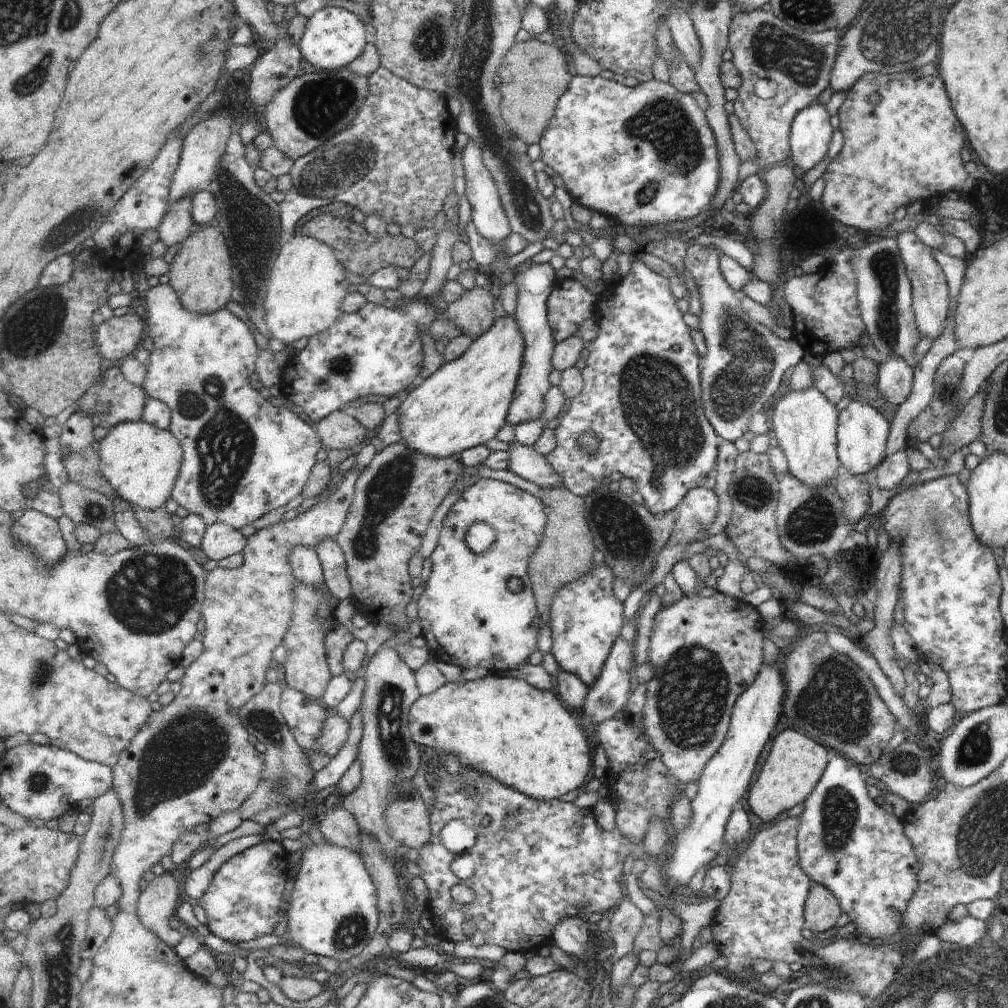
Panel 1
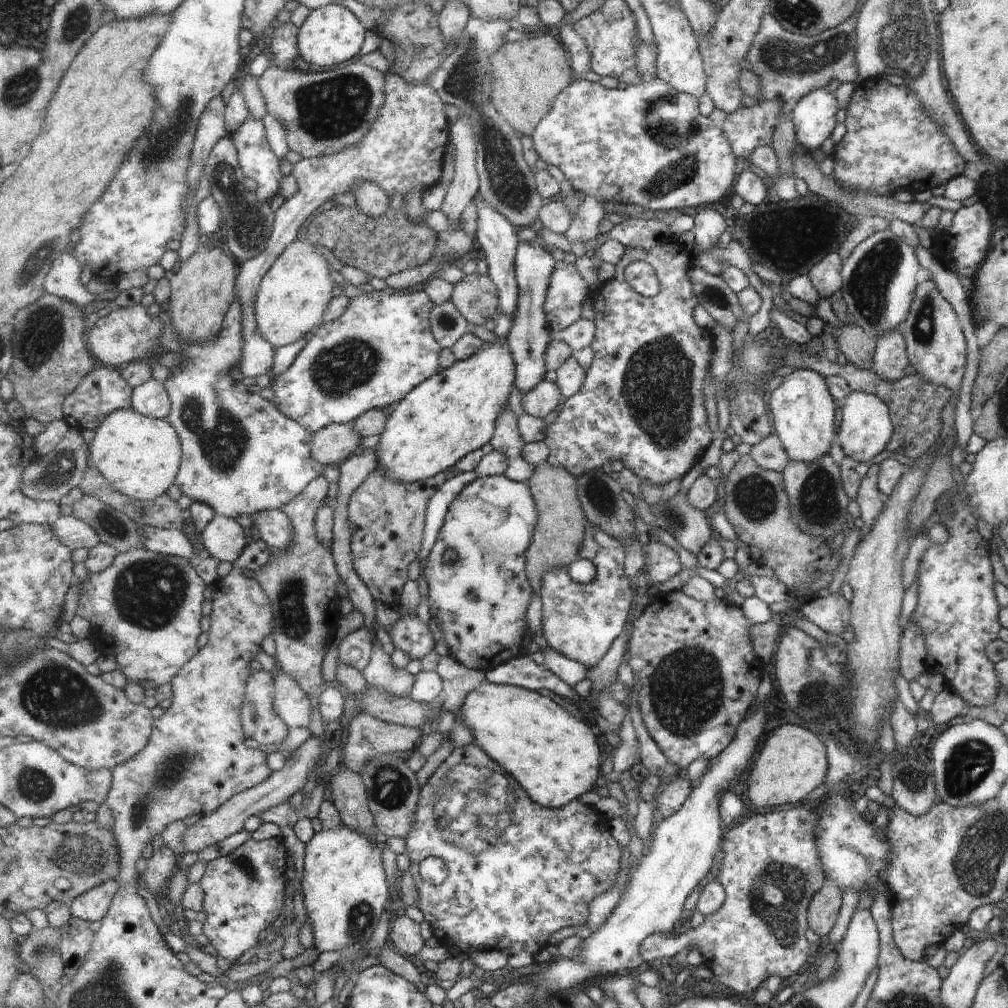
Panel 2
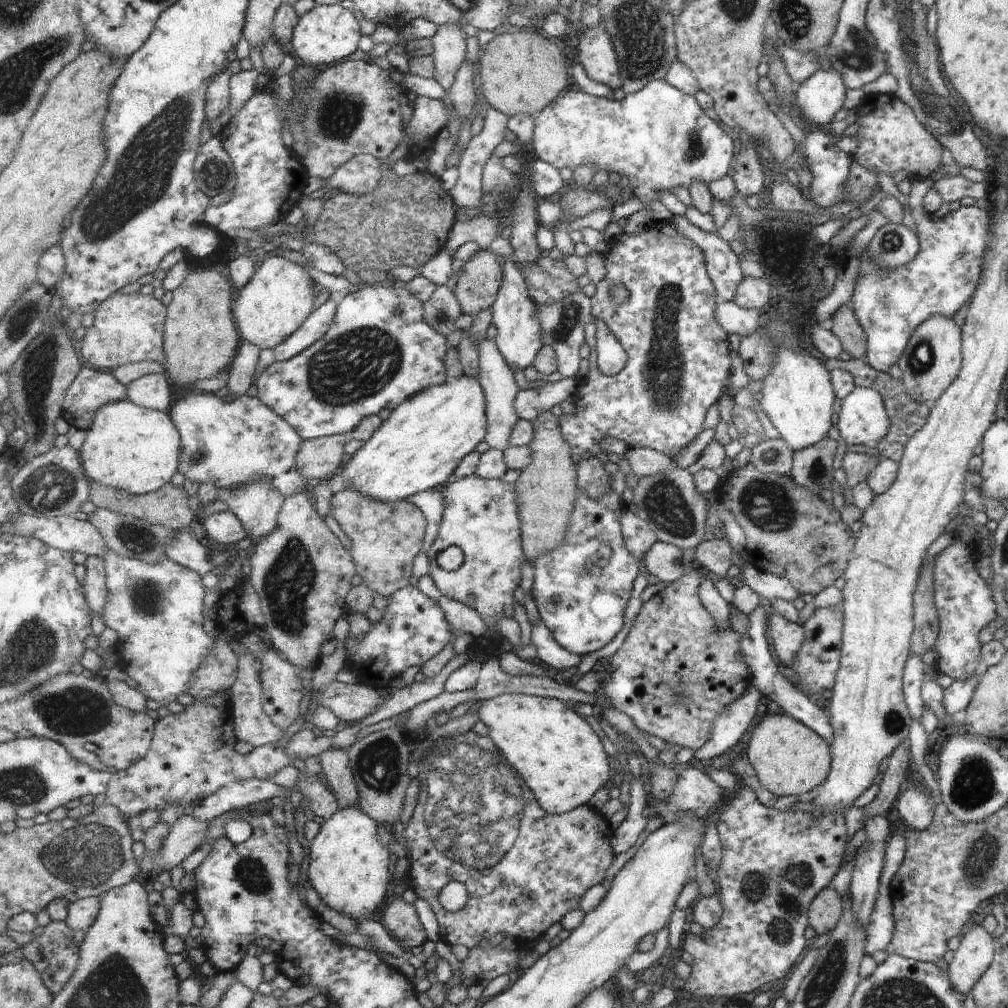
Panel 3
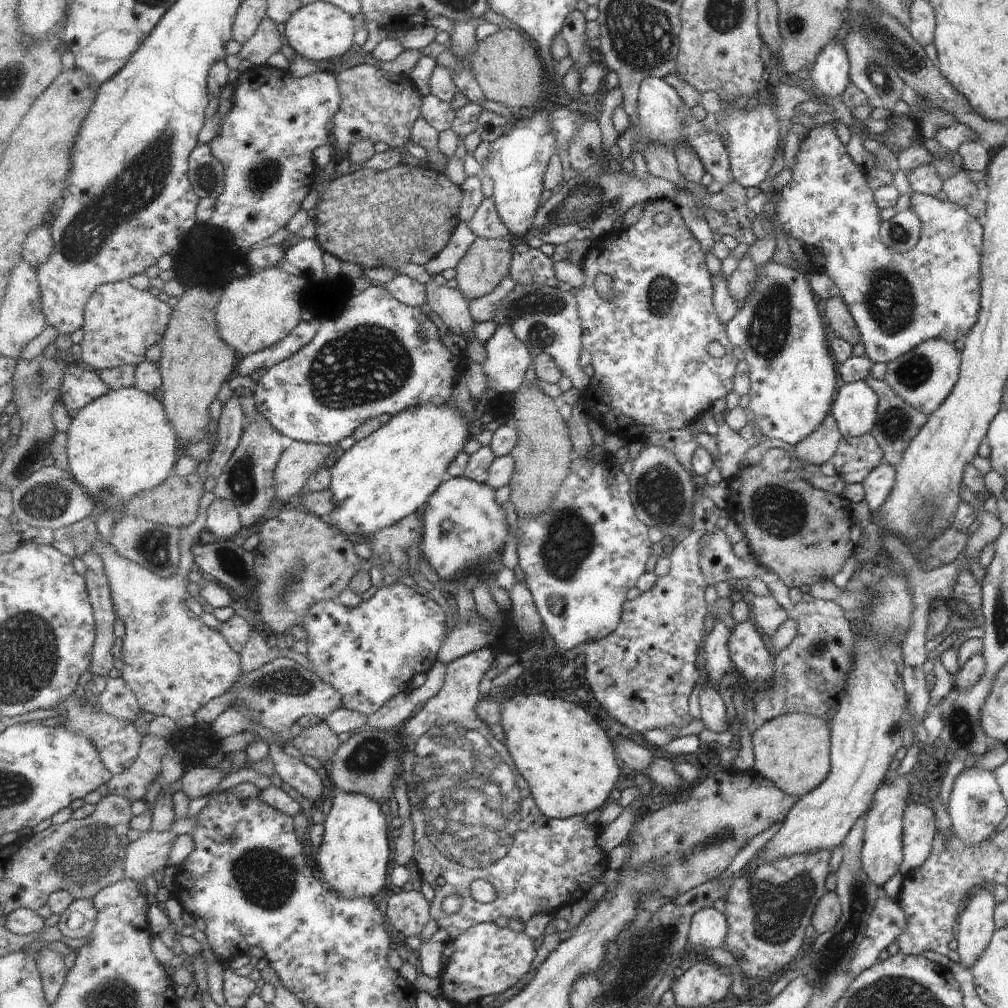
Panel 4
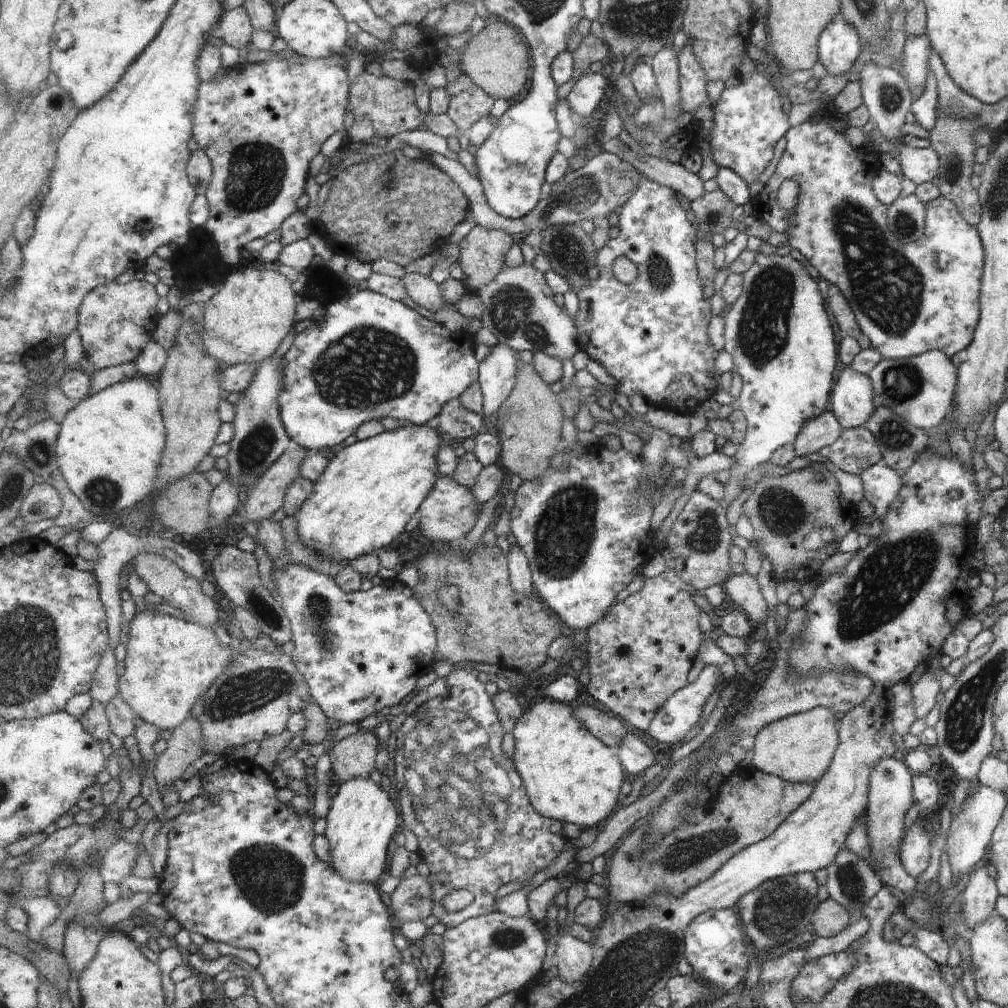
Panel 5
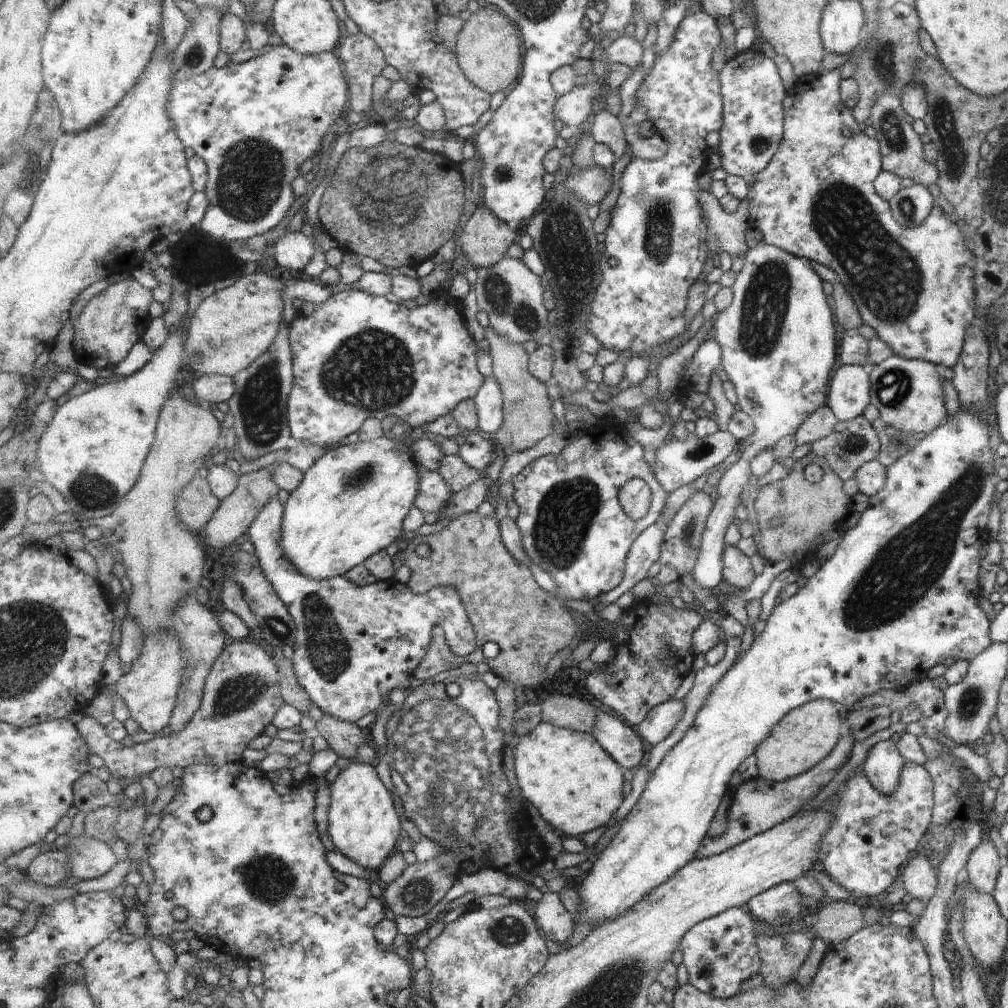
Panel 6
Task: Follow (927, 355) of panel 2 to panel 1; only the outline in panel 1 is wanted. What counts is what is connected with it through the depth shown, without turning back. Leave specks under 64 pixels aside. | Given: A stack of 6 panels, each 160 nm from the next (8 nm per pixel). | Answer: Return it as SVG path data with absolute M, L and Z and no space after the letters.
M904 231L899 233L895 241L897 250L900 252L907 280L910 284L912 294L911 306L919 338L923 335L928 336L931 341L934 341L944 329L949 310L949 293L943 273L940 266L932 257L932 250L928 246L925 246L915 236L914 232Z

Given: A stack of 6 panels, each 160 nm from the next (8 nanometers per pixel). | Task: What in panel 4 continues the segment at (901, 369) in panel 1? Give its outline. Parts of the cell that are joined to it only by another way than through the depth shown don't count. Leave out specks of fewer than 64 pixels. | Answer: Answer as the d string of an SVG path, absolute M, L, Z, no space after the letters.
M830 123L817 126L812 129L808 129L807 135L800 142L799 149L795 156L795 162L791 169L791 178L788 183L783 185L781 190L781 200L778 203L777 213L774 216L777 218L777 222L781 223L781 230L784 233L789 232L793 238L797 238L802 244L804 252L809 254L809 260L811 264L817 268L817 272L827 274L829 278L835 284L837 291L839 290L839 297L845 303L853 322L856 324L860 340L864 346L864 355L874 364L875 362L883 362L883 364L890 363L898 356L909 352L912 348L915 348L922 340L939 337L947 342L953 344L953 341L959 336L965 336L966 332L975 324L975 319L978 311L979 300L979 259L981 254L982 245L982 226L981 220L973 218L966 210L963 210L958 204L951 201L942 202L936 197L930 197L918 192L911 192L910 204L913 208L915 216L920 222L920 235L915 243L915 246L911 250L898 253L893 249L887 248L881 241L878 235L879 210L875 206L873 193L867 187L866 172L858 165L853 164L847 151L845 151L845 145L843 145L837 136Z

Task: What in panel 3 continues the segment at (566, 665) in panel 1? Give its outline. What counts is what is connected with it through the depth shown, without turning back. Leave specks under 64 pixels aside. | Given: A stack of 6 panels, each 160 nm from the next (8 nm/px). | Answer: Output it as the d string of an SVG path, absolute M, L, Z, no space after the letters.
M609 491L598 501L593 500L587 493L579 492L563 544L538 558L533 566L531 596L543 622L563 648L581 657L605 648L623 630L625 608L633 594L633 582L639 573L644 571L643 559L634 557L625 544L621 522L624 510L623 501L615 491Z

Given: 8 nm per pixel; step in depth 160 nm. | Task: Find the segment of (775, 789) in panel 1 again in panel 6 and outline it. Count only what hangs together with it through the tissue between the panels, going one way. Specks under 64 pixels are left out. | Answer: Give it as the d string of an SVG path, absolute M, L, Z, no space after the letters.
M813 699L801 707L792 708L754 751L753 758L761 780L792 779L823 760L841 737L842 714L842 709L829 699Z

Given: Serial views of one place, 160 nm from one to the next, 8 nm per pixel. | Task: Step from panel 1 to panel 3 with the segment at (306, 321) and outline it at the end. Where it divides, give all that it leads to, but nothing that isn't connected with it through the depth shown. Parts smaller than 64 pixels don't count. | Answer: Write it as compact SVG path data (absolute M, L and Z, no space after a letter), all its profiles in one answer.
M279 252L268 253L234 303L234 318L241 339L256 344L260 349L274 349L283 344L316 310L315 298L319 288L305 265L300 266Z

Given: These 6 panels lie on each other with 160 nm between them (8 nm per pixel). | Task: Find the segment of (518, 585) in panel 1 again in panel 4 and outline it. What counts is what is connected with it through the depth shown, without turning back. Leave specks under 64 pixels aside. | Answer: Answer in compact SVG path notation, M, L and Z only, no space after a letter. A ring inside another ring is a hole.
M465 476L447 477L437 492L432 494L423 508L424 536L418 551L434 566L441 578L442 587L453 588L458 582L482 578L485 574L493 574L495 567L499 568L503 546L509 542L507 538L511 536L505 510L506 506L496 499L496 490L489 483L480 483ZM447 520L452 524L448 530L443 526L443 522Z

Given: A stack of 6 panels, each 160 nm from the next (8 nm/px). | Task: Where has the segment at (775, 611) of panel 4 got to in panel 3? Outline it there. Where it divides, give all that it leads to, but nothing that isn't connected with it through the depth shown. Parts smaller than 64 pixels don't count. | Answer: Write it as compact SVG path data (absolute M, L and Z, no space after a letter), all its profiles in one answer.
M773 612L766 619L775 656L780 660L780 664L783 664L785 669L788 669L790 660L802 645L804 629L801 625L790 623L778 613Z

